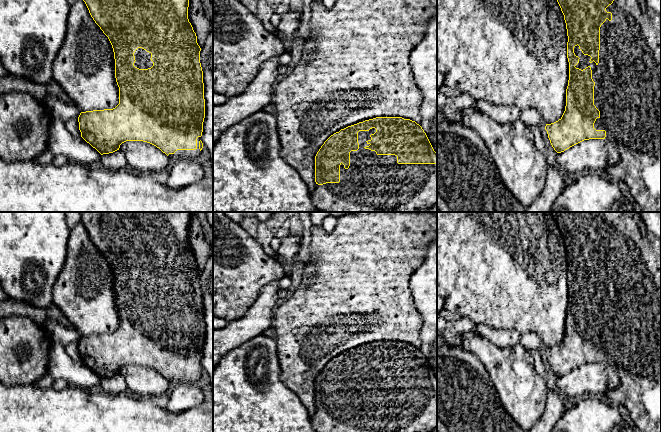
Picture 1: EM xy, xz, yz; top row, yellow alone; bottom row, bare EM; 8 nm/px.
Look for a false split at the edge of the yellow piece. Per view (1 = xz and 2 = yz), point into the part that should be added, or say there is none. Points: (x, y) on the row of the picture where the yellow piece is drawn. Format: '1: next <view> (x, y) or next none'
1: next xz (373, 183)
2: next yz (627, 92)

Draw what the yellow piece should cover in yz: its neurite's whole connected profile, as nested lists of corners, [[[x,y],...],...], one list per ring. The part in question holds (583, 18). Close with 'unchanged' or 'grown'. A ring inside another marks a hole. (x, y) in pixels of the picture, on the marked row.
[[[557,0],[567,29],[567,58],[569,80],[566,89],[566,106],[562,117],[546,124],[548,138],[557,153],[589,139],[607,139],[617,149],[621,161],[618,165],[606,168],[604,175],[610,180],[624,182],[641,212],[661,212],[661,16],[648,9],[642,0]]] | grown

